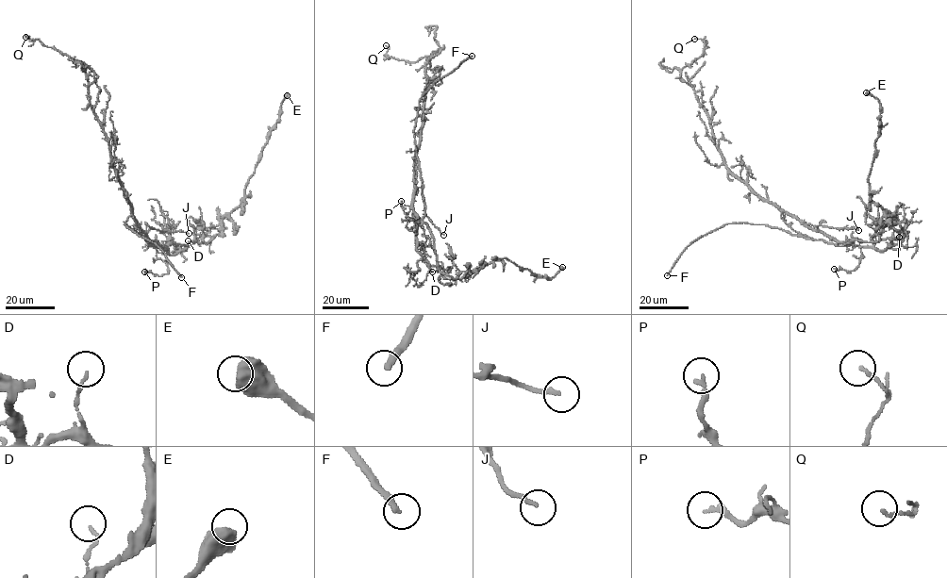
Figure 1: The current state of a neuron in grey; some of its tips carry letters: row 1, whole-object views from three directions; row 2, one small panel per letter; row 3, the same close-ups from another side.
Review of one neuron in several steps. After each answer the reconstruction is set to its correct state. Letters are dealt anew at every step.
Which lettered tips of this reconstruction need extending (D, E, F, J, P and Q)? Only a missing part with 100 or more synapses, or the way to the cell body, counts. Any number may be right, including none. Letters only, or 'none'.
F

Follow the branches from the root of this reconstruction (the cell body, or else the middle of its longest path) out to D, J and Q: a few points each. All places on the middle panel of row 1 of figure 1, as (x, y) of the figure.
D: (414, 177), (412, 204), (417, 221), (416, 250), (428, 263), (432, 272)
J: (414, 177), (415, 186), (422, 189), (425, 215), (443, 235)
Q: (414, 177), (429, 83), (425, 67), (441, 49), (407, 62), (389, 57), (386, 45)

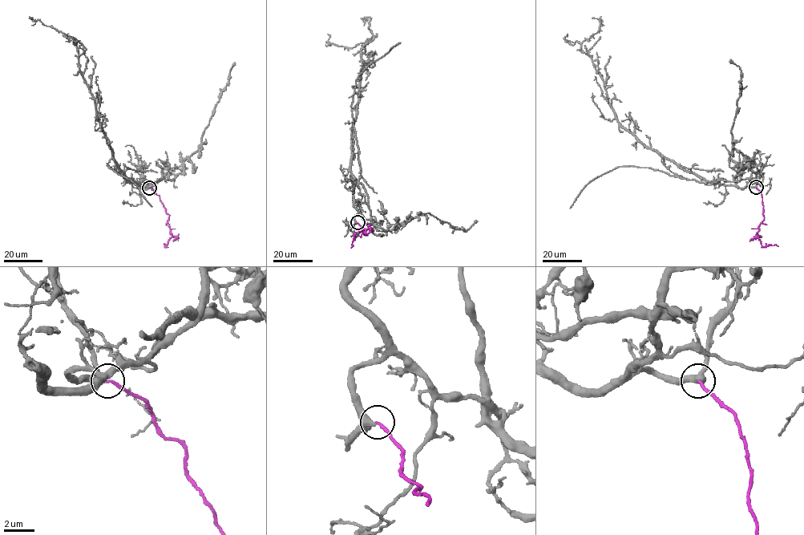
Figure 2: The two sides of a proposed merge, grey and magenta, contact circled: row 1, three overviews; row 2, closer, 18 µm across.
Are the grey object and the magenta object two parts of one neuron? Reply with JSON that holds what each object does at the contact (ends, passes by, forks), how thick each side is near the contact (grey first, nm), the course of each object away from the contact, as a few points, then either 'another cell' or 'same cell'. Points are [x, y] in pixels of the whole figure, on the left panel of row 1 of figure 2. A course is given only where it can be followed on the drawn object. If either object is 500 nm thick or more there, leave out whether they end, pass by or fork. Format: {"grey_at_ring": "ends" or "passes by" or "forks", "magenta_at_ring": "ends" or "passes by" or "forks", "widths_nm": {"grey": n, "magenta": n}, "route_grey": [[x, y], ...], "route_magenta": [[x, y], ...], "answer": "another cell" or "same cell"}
{"grey_at_ring": "passes by", "magenta_at_ring": "ends", "widths_nm": {"grey": 320, "magenta": 190}, "route_grey": [[149, 188], [141, 188], [126, 180], [112, 156], [94, 96], [81, 71], [78, 58], [83, 46], [29, 18]], "route_magenta": [[150, 188], [159, 196], [169, 216], [167, 221], [172, 237], [165, 246]], "answer": "another cell"}

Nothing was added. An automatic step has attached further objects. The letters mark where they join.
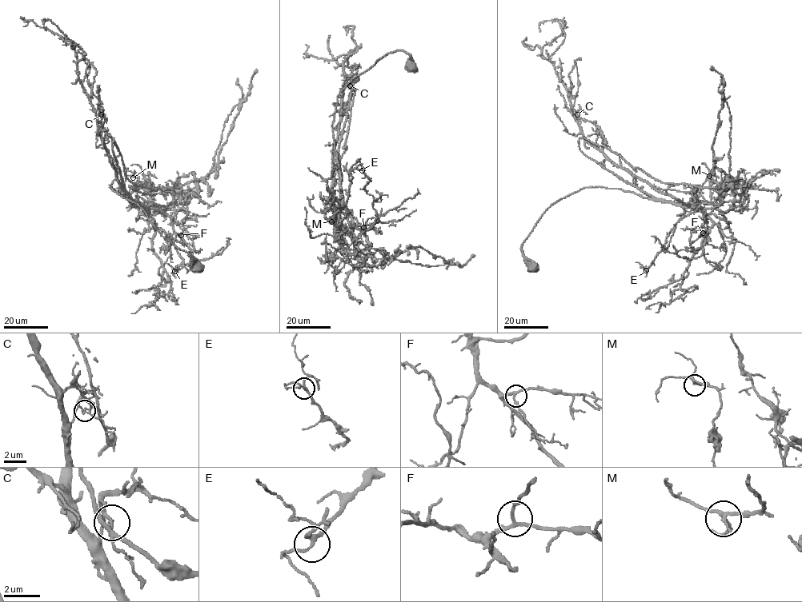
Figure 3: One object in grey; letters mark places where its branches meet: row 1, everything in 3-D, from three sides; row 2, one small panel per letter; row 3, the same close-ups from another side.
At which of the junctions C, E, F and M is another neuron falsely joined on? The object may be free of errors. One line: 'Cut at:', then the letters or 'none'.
Cut at: C

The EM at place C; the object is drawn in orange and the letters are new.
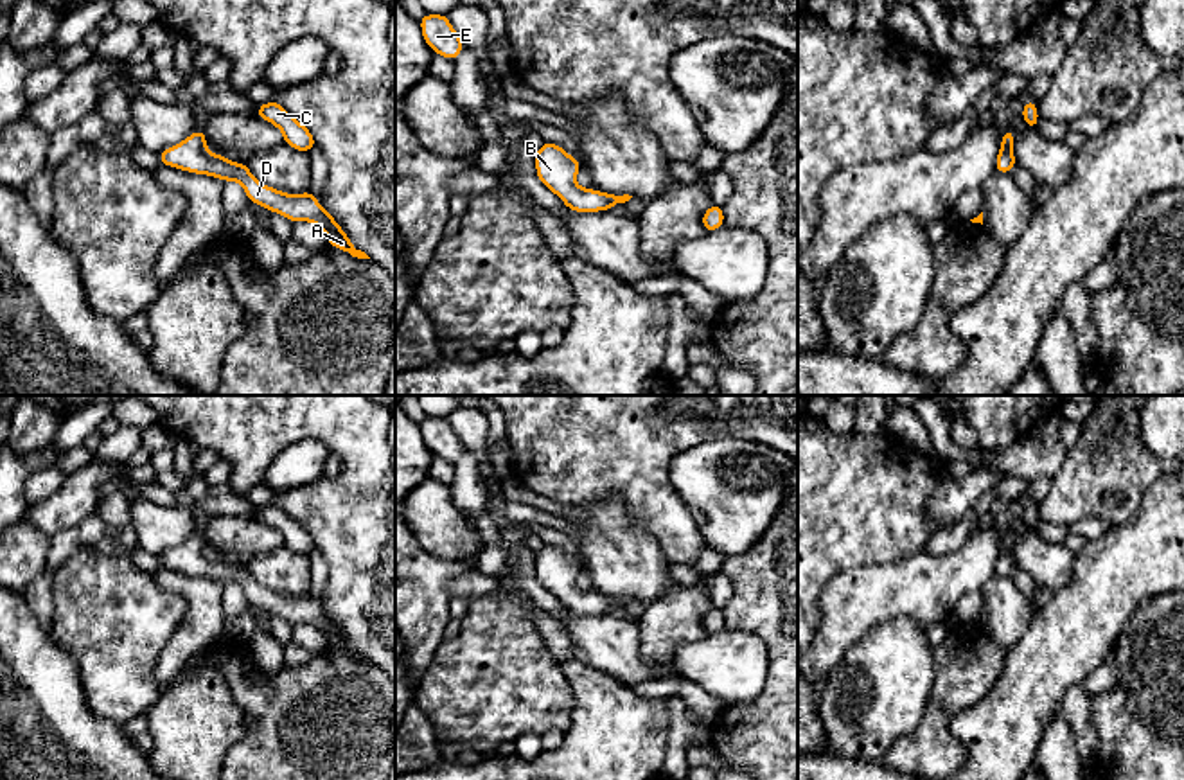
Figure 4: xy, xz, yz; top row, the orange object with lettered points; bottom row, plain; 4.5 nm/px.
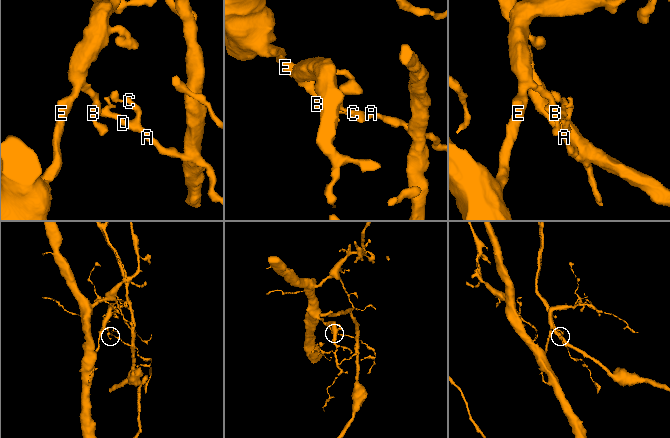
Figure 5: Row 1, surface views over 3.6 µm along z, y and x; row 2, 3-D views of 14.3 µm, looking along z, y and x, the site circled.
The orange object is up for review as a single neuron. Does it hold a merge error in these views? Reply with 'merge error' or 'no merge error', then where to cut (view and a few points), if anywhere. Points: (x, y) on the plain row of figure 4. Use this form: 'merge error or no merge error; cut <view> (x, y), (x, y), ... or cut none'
merge error; cut xy (175, 549), (196, 552), (207, 563), (205, 576)

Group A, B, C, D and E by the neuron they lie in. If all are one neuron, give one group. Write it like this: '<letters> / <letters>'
A C D / B E

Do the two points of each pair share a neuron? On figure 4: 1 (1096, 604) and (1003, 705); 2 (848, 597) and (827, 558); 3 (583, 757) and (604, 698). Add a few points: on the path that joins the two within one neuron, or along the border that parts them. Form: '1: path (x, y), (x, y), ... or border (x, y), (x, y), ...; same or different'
1: path (1095, 637), (1073, 667), (1035, 685); same
2: border (877, 565), (836, 574), (821, 593), (820, 611); different
3: path (597, 743), (604, 735), (604, 712); same

